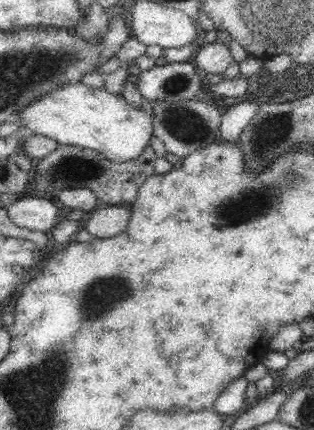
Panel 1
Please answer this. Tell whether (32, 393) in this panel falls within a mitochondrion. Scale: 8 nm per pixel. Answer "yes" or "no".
yes

